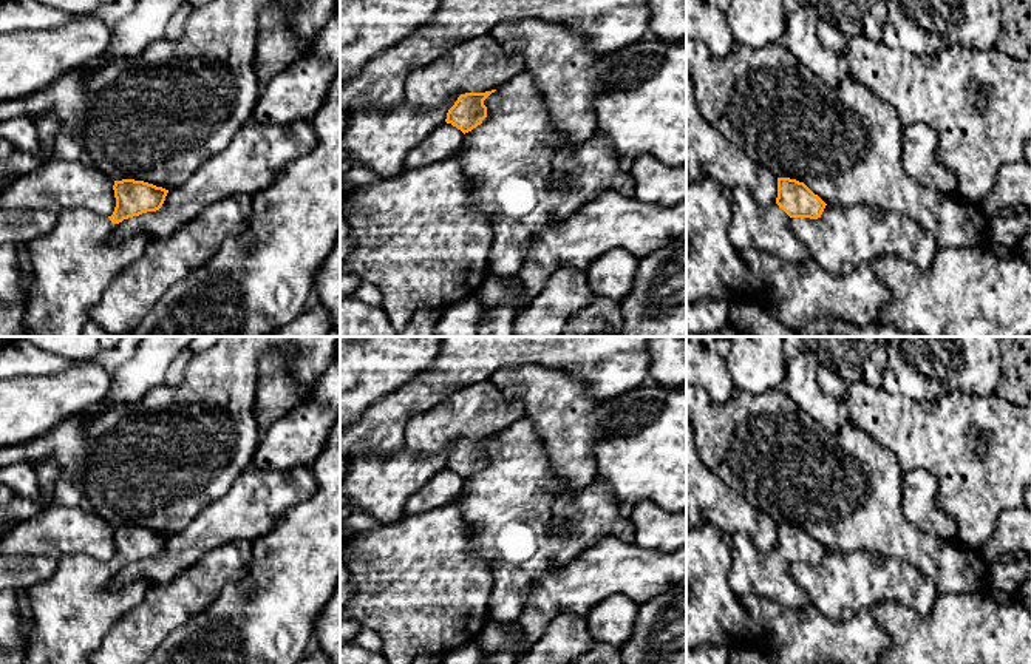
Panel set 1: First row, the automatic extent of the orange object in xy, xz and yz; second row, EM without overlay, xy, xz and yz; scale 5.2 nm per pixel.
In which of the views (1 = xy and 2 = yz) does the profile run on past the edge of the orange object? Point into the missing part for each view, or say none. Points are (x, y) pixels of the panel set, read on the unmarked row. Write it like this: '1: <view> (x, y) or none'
1: none
2: none

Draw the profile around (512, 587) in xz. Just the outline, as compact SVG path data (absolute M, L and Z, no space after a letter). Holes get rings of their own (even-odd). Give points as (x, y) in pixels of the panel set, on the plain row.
M527 415L492 439L484 451L487 452L487 463L481 471L464 480L456 500L471 530L470 545L479 557L490 561L493 567L495 587L488 598L488 619L502 624L518 619L532 587L541 576L570 562L601 537L611 536L634 542L634 523L618 513L614 494L598 477L586 488L572 491L553 474L547 448Z

